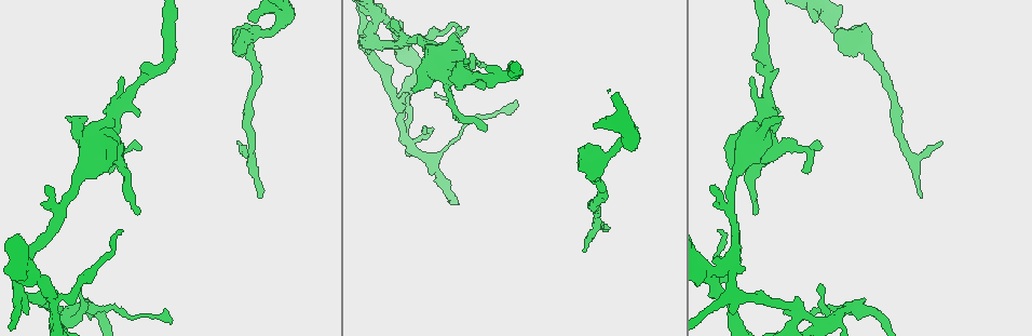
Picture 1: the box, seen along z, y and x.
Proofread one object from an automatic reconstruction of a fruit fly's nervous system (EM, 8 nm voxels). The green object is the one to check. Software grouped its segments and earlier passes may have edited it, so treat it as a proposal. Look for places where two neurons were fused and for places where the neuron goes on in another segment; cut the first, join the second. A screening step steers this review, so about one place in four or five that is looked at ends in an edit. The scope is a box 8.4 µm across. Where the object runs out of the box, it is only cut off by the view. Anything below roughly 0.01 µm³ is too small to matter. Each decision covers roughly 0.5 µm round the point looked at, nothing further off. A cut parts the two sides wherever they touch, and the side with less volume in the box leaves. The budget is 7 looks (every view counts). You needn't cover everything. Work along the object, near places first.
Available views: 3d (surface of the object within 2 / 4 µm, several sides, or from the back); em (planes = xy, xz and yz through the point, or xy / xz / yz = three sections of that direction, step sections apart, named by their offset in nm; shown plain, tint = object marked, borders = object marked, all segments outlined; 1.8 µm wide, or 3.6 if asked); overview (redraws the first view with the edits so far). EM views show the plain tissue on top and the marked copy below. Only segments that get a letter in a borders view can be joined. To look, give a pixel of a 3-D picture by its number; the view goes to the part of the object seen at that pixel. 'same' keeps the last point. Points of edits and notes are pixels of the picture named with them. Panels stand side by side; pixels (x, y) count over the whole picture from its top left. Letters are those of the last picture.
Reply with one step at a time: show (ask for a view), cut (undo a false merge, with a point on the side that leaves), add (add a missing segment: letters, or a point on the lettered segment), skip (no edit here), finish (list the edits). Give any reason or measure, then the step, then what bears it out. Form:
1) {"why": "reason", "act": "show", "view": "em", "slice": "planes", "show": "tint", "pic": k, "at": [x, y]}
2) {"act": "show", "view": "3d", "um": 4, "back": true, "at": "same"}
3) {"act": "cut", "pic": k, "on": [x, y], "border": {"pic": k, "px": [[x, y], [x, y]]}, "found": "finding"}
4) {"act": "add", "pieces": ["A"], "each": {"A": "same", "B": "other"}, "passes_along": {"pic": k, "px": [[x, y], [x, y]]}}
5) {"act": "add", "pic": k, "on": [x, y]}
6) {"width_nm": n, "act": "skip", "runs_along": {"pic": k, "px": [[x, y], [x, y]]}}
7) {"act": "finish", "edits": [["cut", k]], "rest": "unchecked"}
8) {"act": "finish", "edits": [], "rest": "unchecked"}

{"why": "free end", "act": "show", "view": "em", "slice": "xz", "step": 8, "show": "borders", "pic": 1, "at": [814, 20]}

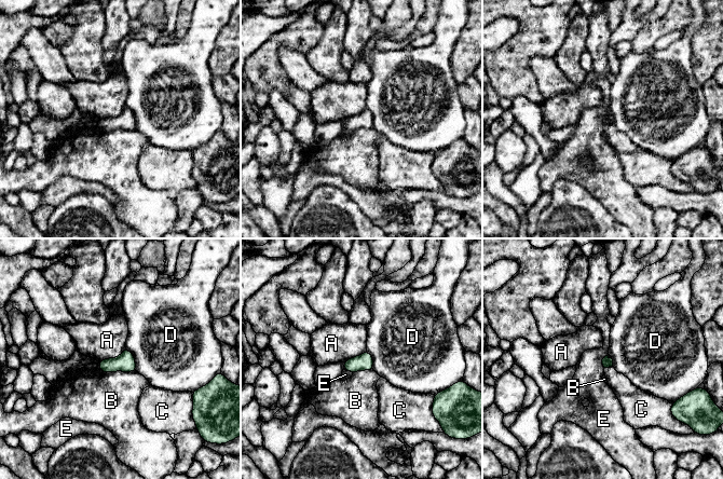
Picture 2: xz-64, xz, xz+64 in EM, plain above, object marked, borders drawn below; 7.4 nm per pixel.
{"act": "skip", "each": {"A": "other", "B": "other", "C": "other", "D": "other", "E": "other"}, "border": {"pic": 2, "px": [[125, 347], [117, 357], [98, 361]]}, "found": "no lettered segment goes on from it"}

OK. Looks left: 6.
{"why": "sharp bend", "act": "show", "view": "em", "um": 3.6, "slice": "xz", "step": 8, "show": "tint", "pic": 1, "at": [766, 136]}

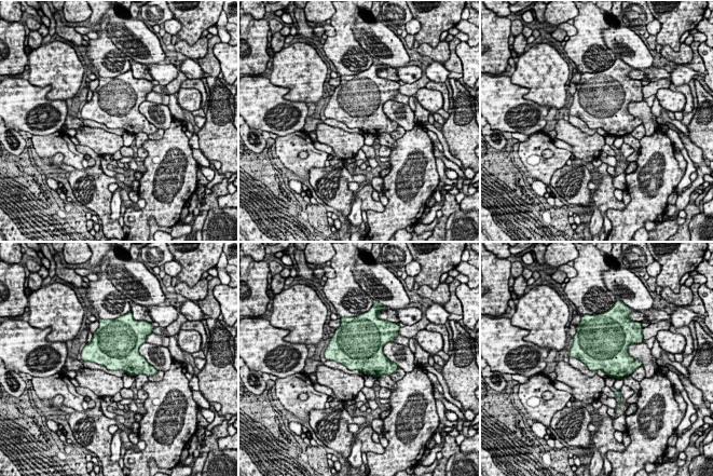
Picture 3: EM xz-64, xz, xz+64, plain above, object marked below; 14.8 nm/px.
{"why": "another direction", "act": "show", "view": "em", "um": 3.6, "slice": "planes", "show": "borders", "at": "same"}

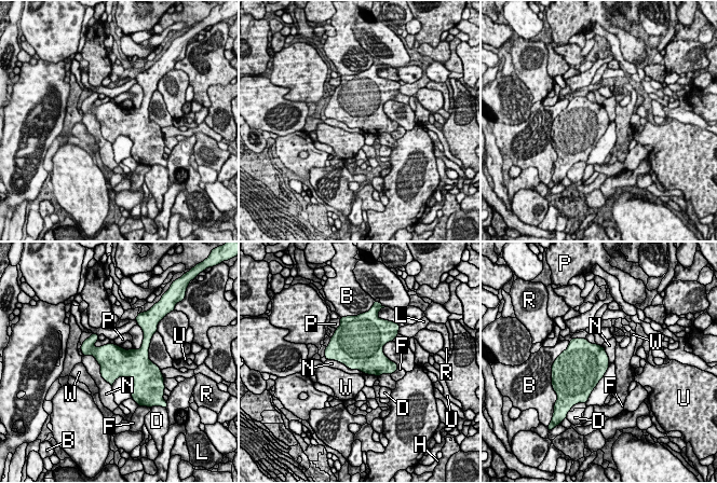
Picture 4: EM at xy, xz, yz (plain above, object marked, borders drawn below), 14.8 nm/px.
{"longest_contact_nm": ["N", 650], "act": "skip", "each": {"B": "other", "D": "other", "F": "other", "H": "other", "L": "other", "N": "other", "P": "other", "R": "other", "U": "other", "W": "other"}, "border": {"pic": 4, "px": [[84, 355], [94, 357], [111, 386]]}, "found": "one neuron here"}

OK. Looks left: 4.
{"why": "closes a loop", "act": "show", "view": "3d", "um": 4, "pic": 1, "at": [797, 307]}

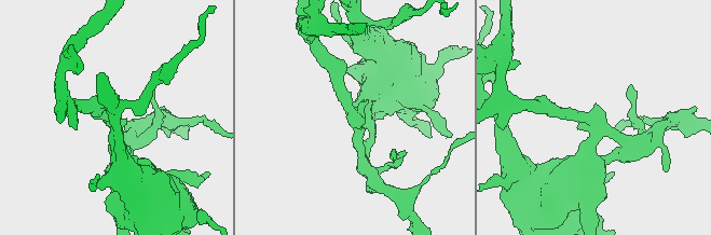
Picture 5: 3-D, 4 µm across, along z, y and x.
{"arms": 3, "arm_widths_nm": [180, 220, 260], "act": "show", "view": "em", "slice": "planes", "show": "borders", "pic": 5, "at": [354, 120]}

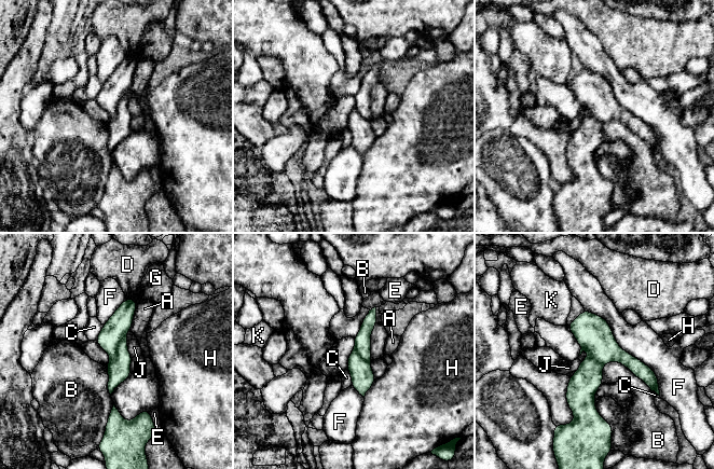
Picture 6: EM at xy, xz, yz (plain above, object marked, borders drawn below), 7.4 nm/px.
{"act": "cut", "pic": 6, "on": [119, 369], "each": {"A": "other", "B": "other", "C": "other", "D": "other", "E": "other", "F": "other", "G": "other", "H": "other", "J": "other", "K": "other"}, "border": {"pic": 6, "px": [[125, 333], [117, 354], [111, 359]]}, "found": "a second neuron is stuck on"}

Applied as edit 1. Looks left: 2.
{"act": "finish", "edits": [["cut", 6]], "rest": "unchecked"}

